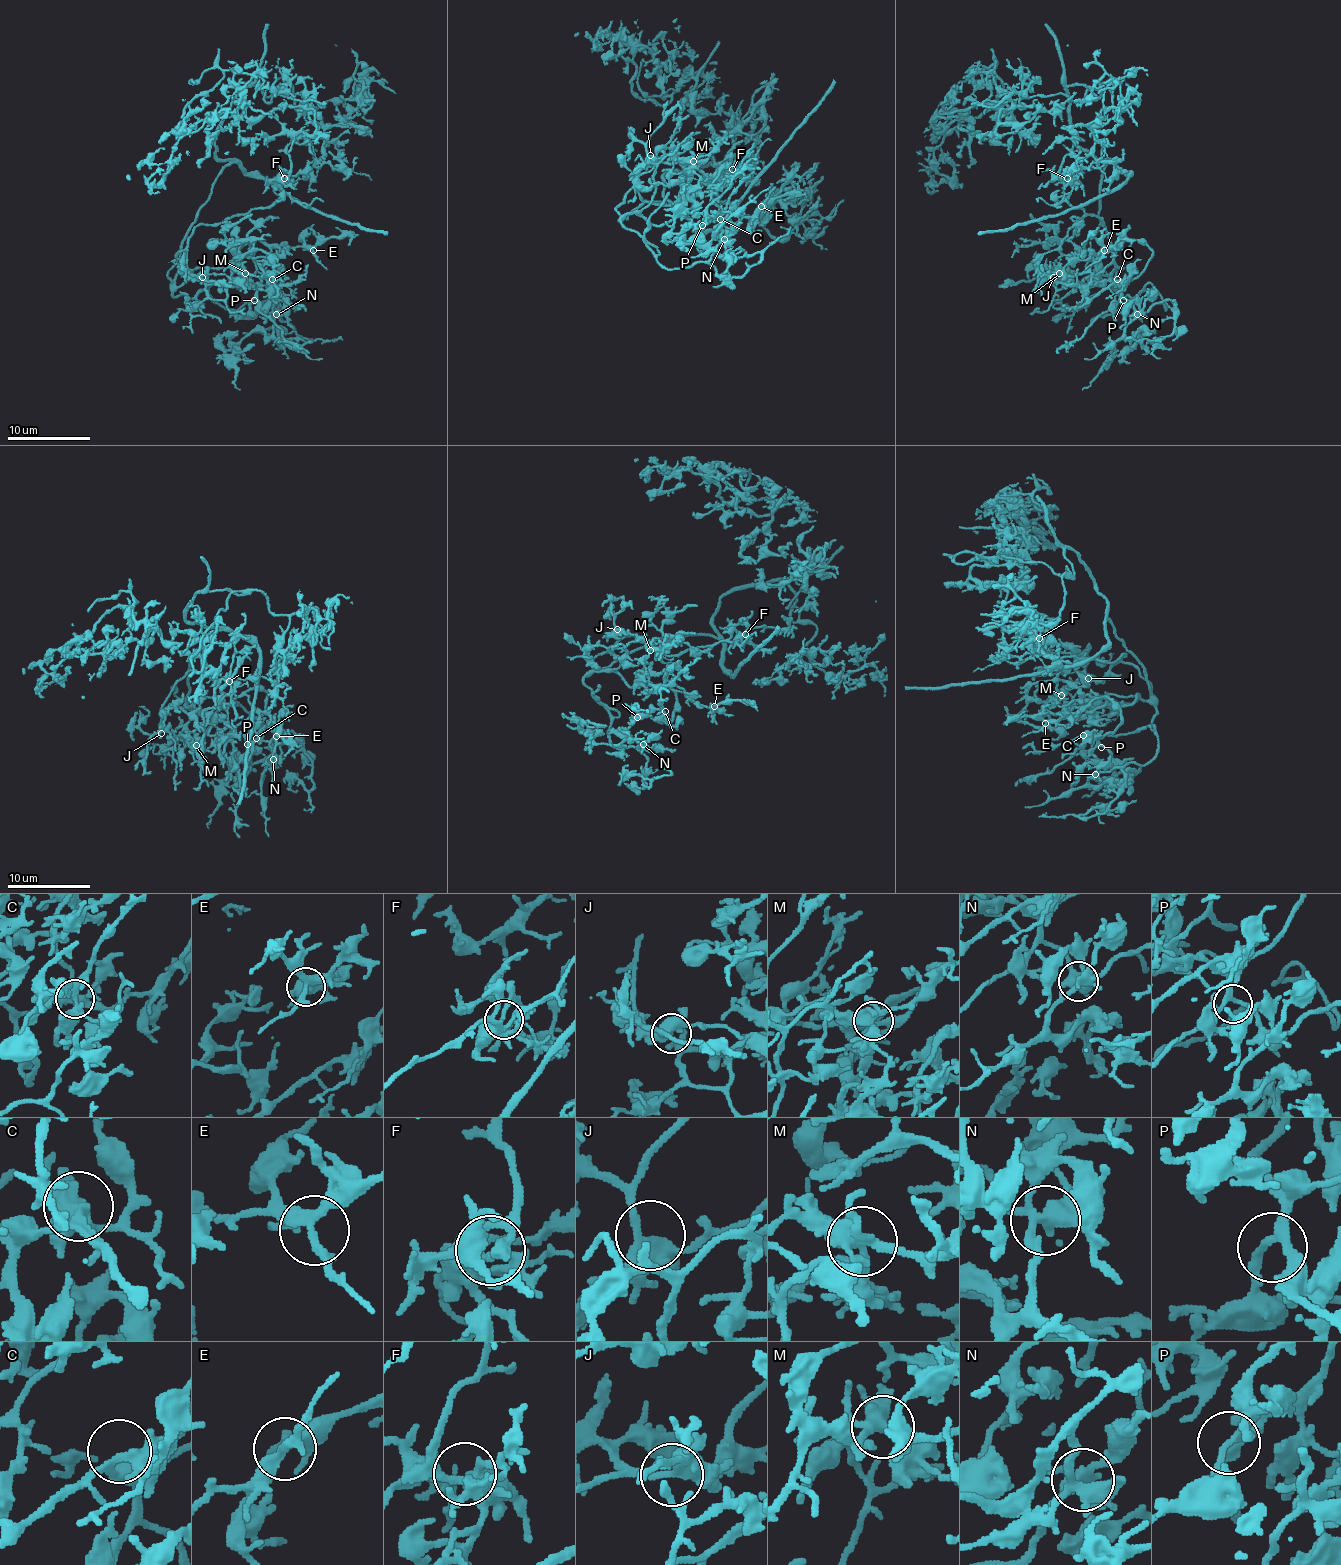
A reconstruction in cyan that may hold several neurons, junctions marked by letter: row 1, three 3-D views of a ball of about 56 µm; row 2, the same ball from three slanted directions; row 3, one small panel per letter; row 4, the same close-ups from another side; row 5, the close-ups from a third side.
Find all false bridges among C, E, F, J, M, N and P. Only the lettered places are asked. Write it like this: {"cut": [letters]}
{"cut": []}

